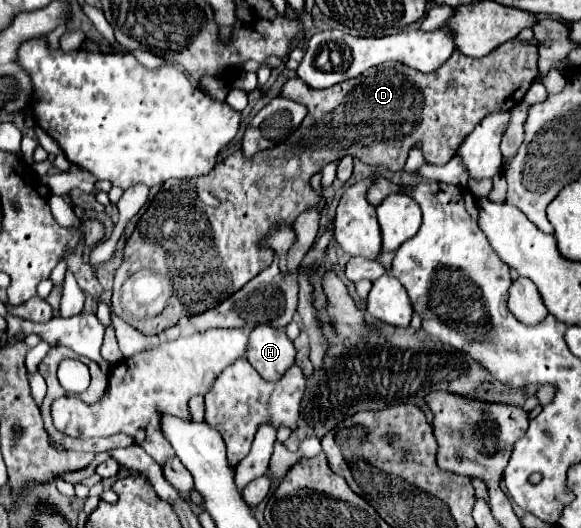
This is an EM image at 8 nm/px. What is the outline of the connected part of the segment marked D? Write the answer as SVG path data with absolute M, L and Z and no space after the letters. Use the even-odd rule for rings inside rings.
M514 38L492 50L488 58L480 60L468 58L454 50L452 58L434 74L422 74L410 66L404 66L402 62L386 62L366 70L358 78L344 80L324 90L314 90L304 80L290 78L284 84L282 94L308 108L300 128L288 136L286 142L250 158L246 158L242 150L236 150L226 160L218 162L208 176L190 180L170 178L164 182L162 190L150 202L148 210L138 220L134 234L126 242L122 266L114 276L114 290L110 300L112 312L144 336L152 336L178 324L182 316L194 316L216 306L222 298L238 292L246 282L260 274L260 270L272 264L272 250L260 246L260 240L266 238L274 226L292 224L304 210L322 210L326 206L324 196L312 190L310 178L318 174L328 162L352 154L352 146L362 146L364 154L366 146L366 164L388 170L402 170L412 144L422 142L426 162L444 166L450 162L450 158L454 158L460 142L484 116L492 112L508 112L522 102L538 74L536 62L536 42L520 42ZM154 294L158 298L166 298L166 306L158 314L154 314Z

